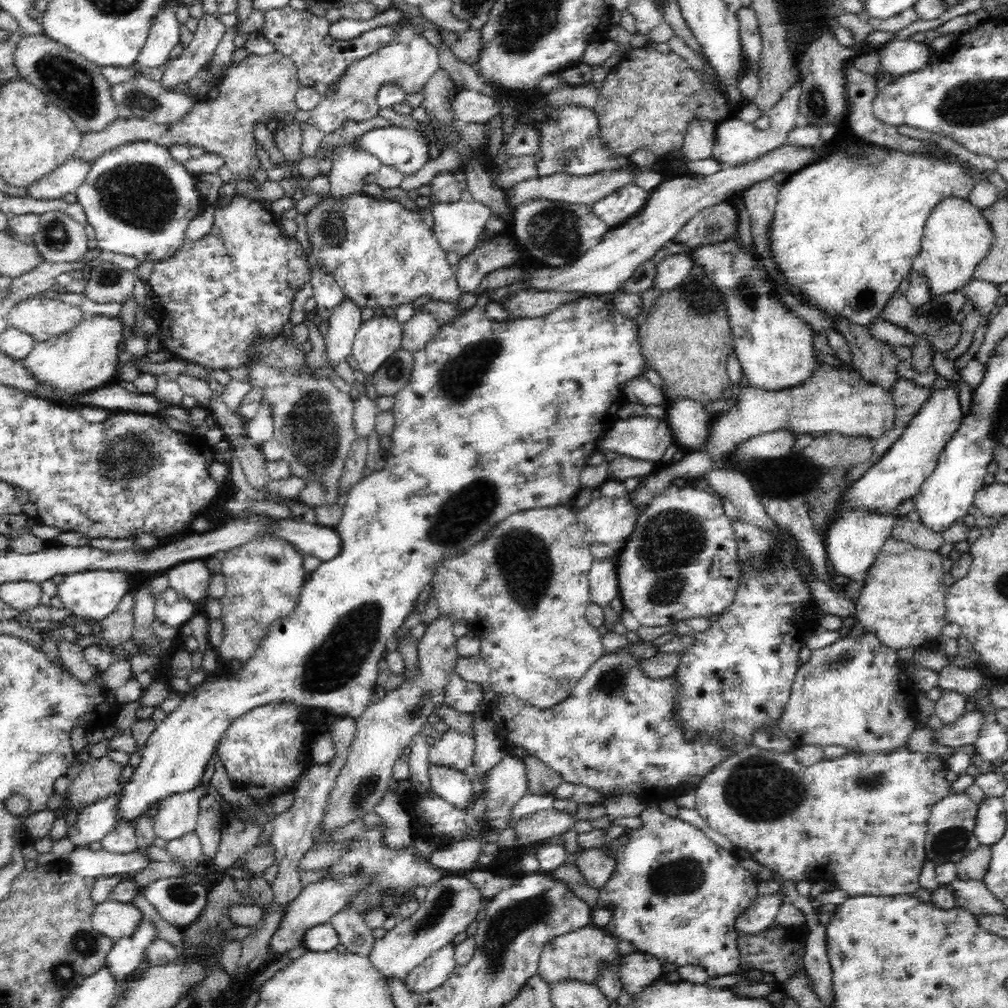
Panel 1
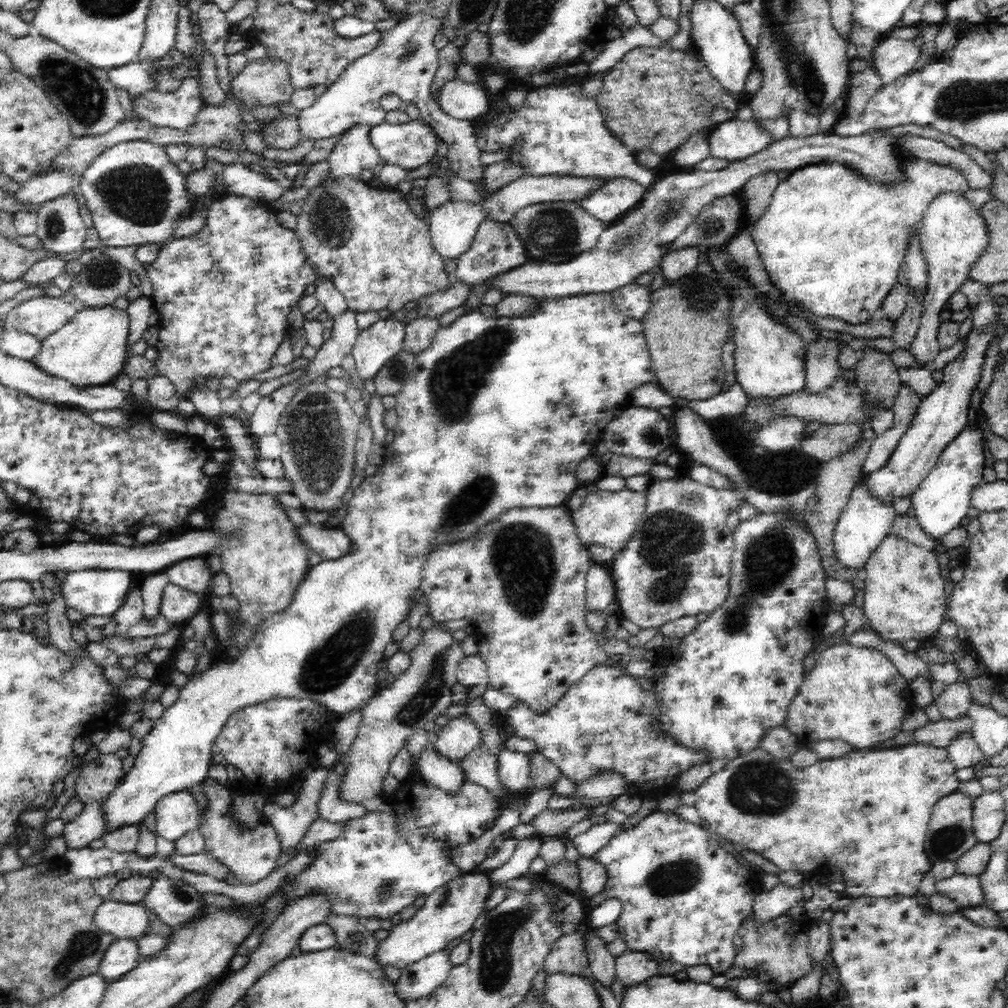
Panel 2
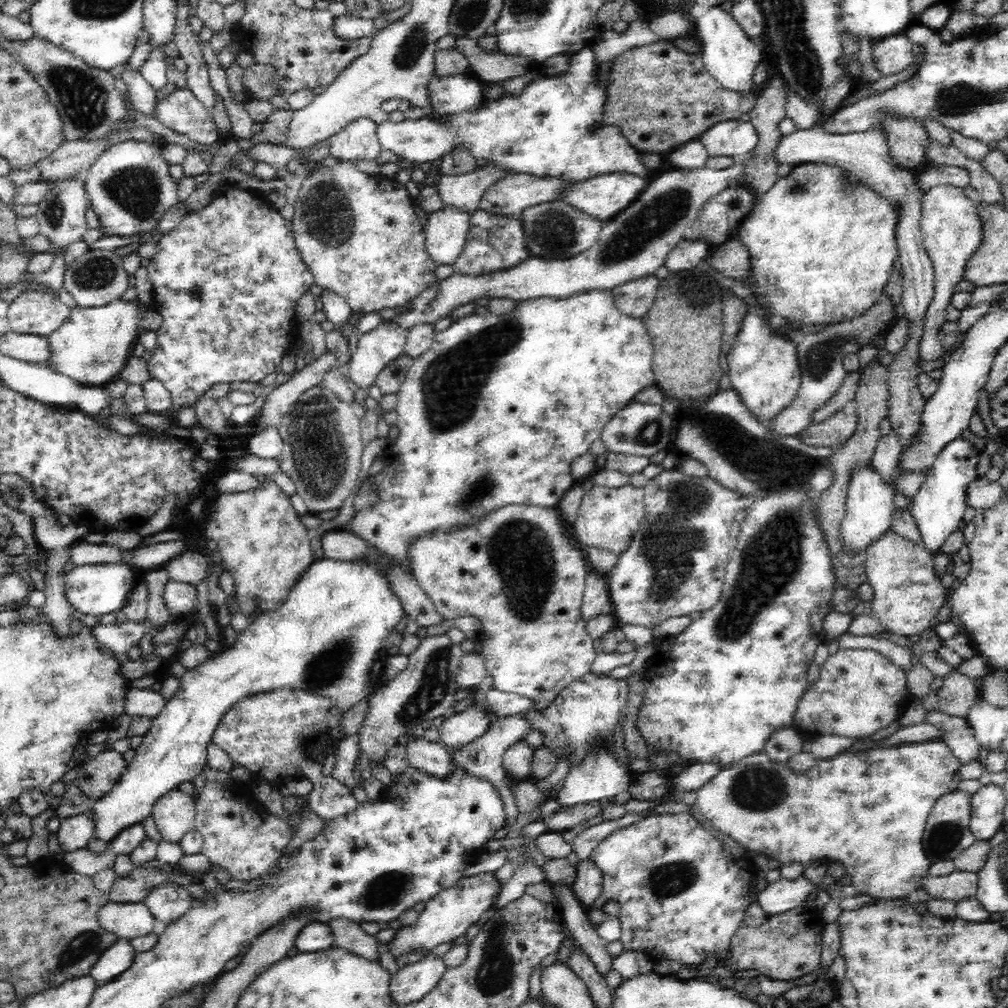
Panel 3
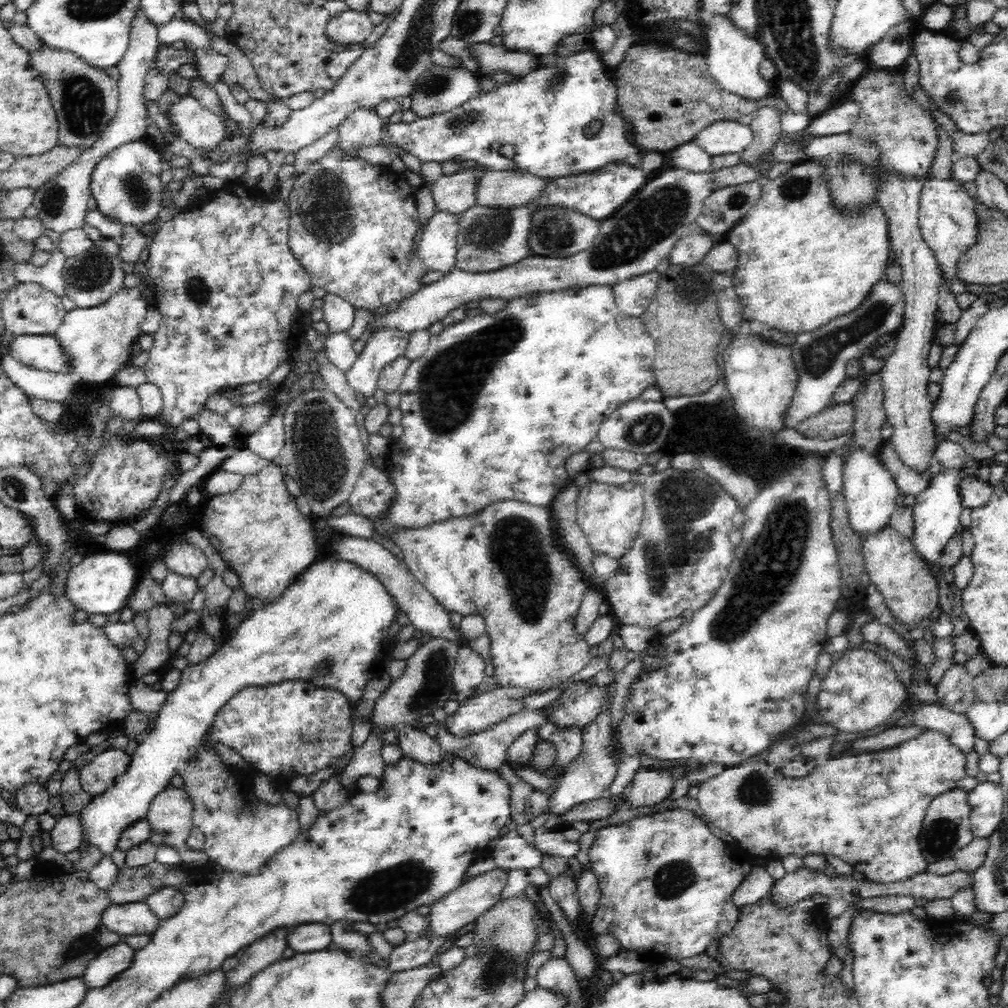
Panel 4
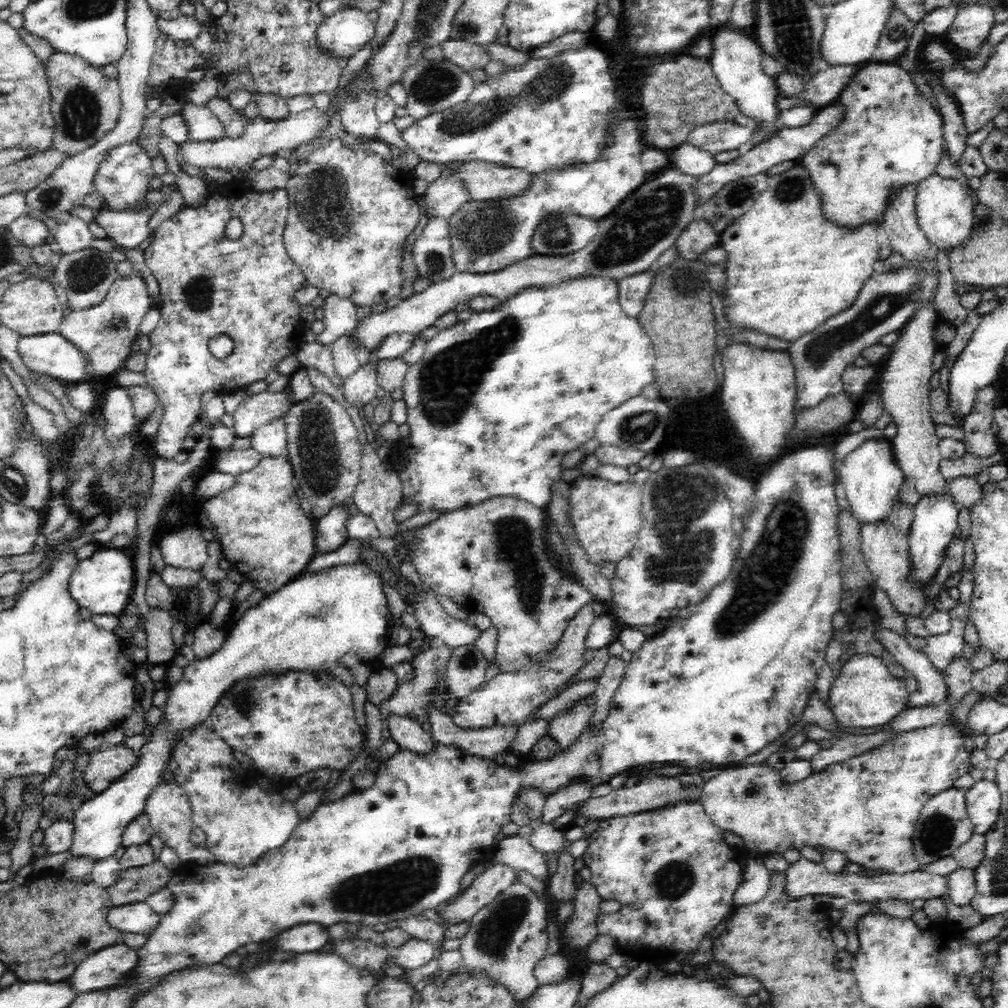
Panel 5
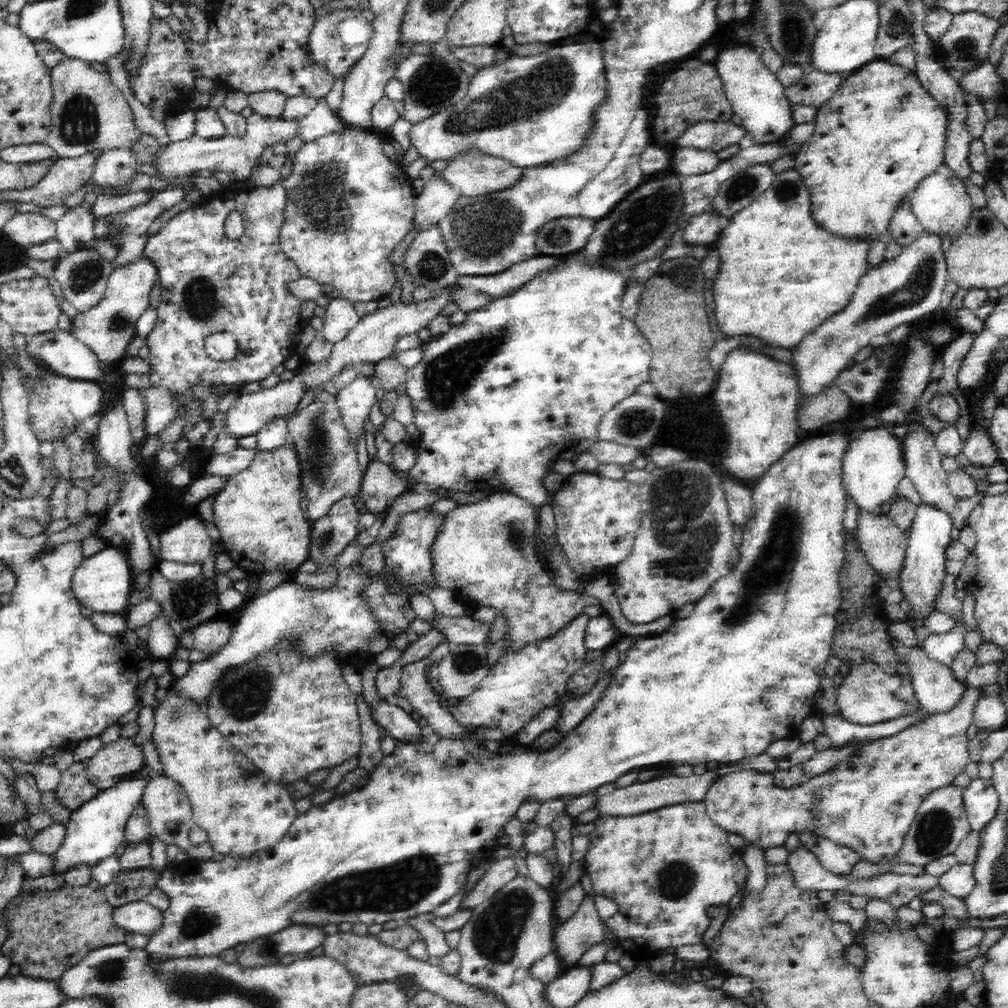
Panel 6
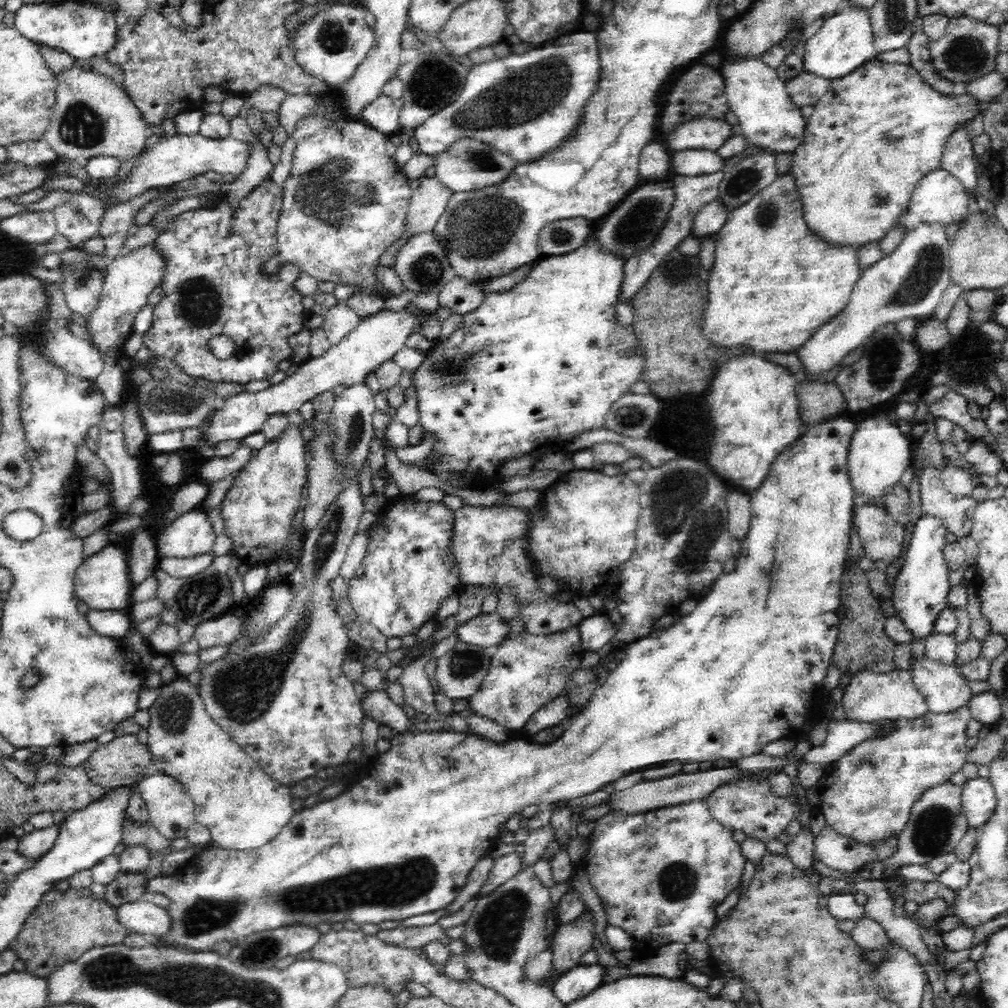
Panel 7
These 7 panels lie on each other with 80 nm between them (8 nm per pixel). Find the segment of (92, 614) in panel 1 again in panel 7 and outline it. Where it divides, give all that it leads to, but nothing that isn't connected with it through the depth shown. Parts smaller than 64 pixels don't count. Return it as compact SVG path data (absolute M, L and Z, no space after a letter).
M110 544L84 562L75 572L74 588L78 600L86 602L89 610L128 611L132 603L133 584L128 574L128 558L123 549Z

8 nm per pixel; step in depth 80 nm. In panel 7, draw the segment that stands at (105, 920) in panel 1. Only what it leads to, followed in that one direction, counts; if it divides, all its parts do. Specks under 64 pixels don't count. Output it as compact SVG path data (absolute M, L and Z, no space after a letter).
M144 901L127 902L117 906L117 919L126 925L129 933L163 938L172 930L172 915L162 908Z

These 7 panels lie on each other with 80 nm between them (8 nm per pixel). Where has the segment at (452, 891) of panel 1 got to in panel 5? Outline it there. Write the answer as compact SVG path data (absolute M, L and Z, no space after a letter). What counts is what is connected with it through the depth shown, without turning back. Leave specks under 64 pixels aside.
M490 862L484 872L474 877L467 889L438 906L437 913L447 926L468 921L480 908L490 904L502 890L514 883L516 876L517 871L513 868Z

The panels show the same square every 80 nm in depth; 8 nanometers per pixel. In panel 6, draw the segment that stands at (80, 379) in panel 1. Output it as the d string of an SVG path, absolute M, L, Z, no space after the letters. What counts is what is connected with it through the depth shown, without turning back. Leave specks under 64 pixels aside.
M142 256L126 267L115 266L108 276L106 292L102 300L88 312L78 313L68 330L98 357L102 368L119 368L128 356L127 348L136 336L138 318L149 308L150 290L157 283L157 265Z

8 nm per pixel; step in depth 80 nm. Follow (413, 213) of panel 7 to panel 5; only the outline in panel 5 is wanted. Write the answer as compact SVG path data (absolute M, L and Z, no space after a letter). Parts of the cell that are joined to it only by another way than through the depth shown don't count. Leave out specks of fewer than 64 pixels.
M439 177L430 183L425 193L426 208L431 218L450 219L465 203L471 202L456 178Z

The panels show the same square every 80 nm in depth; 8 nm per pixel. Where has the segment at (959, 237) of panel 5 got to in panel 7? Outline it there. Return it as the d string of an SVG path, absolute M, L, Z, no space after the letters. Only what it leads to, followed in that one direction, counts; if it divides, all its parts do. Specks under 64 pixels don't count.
M939 167L938 169L932 169L919 181L906 210L907 220L913 227L920 222L941 222L946 226L954 222L961 224L970 215L970 204L971 199L965 187L956 177L951 176L946 170Z

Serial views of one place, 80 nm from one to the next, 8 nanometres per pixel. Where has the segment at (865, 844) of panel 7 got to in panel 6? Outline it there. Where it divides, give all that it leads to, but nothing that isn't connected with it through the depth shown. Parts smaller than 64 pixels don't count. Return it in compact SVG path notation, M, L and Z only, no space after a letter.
M818 837L812 852L818 857L820 864L830 872L843 875L851 872L861 856L842 844L834 844L832 840Z

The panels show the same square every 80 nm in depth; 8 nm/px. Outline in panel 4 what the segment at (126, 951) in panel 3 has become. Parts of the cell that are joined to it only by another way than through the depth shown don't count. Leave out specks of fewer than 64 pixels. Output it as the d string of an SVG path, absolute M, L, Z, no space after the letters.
M121 936L119 944L109 946L86 964L82 972L82 980L88 990L105 987L116 979L133 963L135 950Z

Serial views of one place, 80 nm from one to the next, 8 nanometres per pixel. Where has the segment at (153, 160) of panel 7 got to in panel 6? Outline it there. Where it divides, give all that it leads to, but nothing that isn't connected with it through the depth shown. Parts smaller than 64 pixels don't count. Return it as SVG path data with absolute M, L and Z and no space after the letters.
M251 114L246 117L246 132L241 137L224 135L213 139L204 139L192 135L180 141L170 141L165 147L158 149L158 154L154 158L158 166L158 178L165 178L174 182L177 176L192 177L200 170L220 171L235 174L237 181L244 182L252 173L253 165L258 161L258 157L268 146L277 142L286 142L292 136L298 136L300 122L298 119L286 121L282 118L272 118L261 114Z

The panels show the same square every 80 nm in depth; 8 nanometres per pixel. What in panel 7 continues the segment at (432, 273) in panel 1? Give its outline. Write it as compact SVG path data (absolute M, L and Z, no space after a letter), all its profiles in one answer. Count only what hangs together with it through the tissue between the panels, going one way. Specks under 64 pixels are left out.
M340 118L336 126L296 145L290 175L281 185L282 213L277 227L279 254L262 264L264 275L277 273L282 264L292 263L301 273L305 272L317 281L357 285L355 294L378 295L378 288L383 285L374 270L380 266L380 256L403 236L409 201L413 196L411 182L405 177L402 167L393 157L388 158L384 144L389 137L364 121L350 119L348 122L348 118Z

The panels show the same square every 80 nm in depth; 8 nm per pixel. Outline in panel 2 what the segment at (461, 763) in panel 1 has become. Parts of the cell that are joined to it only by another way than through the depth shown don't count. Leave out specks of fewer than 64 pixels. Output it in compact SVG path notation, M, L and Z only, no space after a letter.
M461 715L452 718L448 725L438 729L437 736L438 740L433 744L433 749L448 760L458 763L462 758L466 758L470 750L474 750L474 746L478 746L482 733L478 725L470 721L470 717Z

